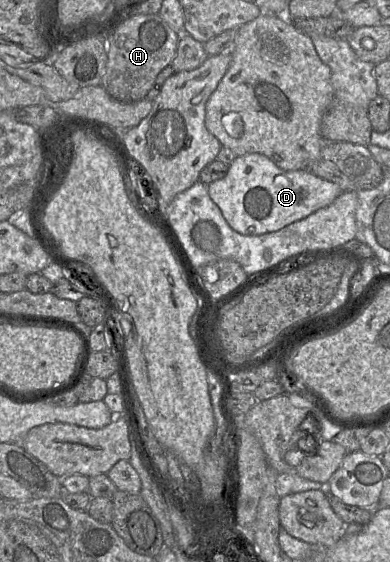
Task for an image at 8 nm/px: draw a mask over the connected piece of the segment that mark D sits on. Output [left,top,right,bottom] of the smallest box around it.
[207,153,342,236]

